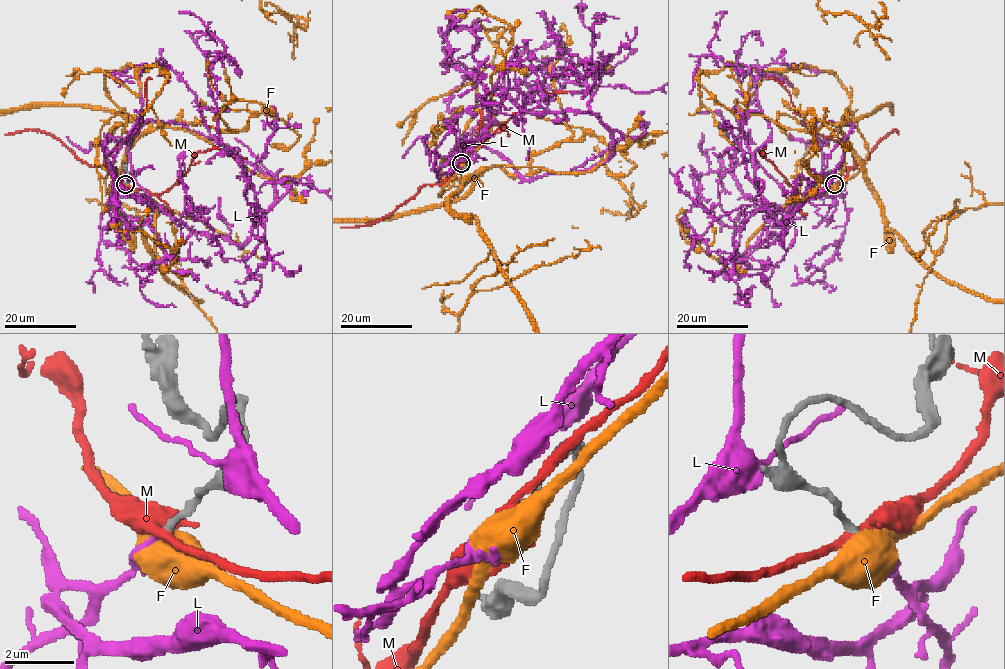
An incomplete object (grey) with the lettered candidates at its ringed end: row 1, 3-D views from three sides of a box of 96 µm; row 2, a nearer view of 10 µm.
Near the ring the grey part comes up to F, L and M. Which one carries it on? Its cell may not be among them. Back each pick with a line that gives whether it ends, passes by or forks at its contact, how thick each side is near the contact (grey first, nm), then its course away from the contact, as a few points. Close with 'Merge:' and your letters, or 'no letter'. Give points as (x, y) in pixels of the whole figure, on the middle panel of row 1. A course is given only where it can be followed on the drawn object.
L: it ends; calibres 190 and 130 nm; course (460, 162), (492, 94), (588, 112), (591, 90), (542, 66), (572, 64), (560, 38), (514, 55)
Merge: L

